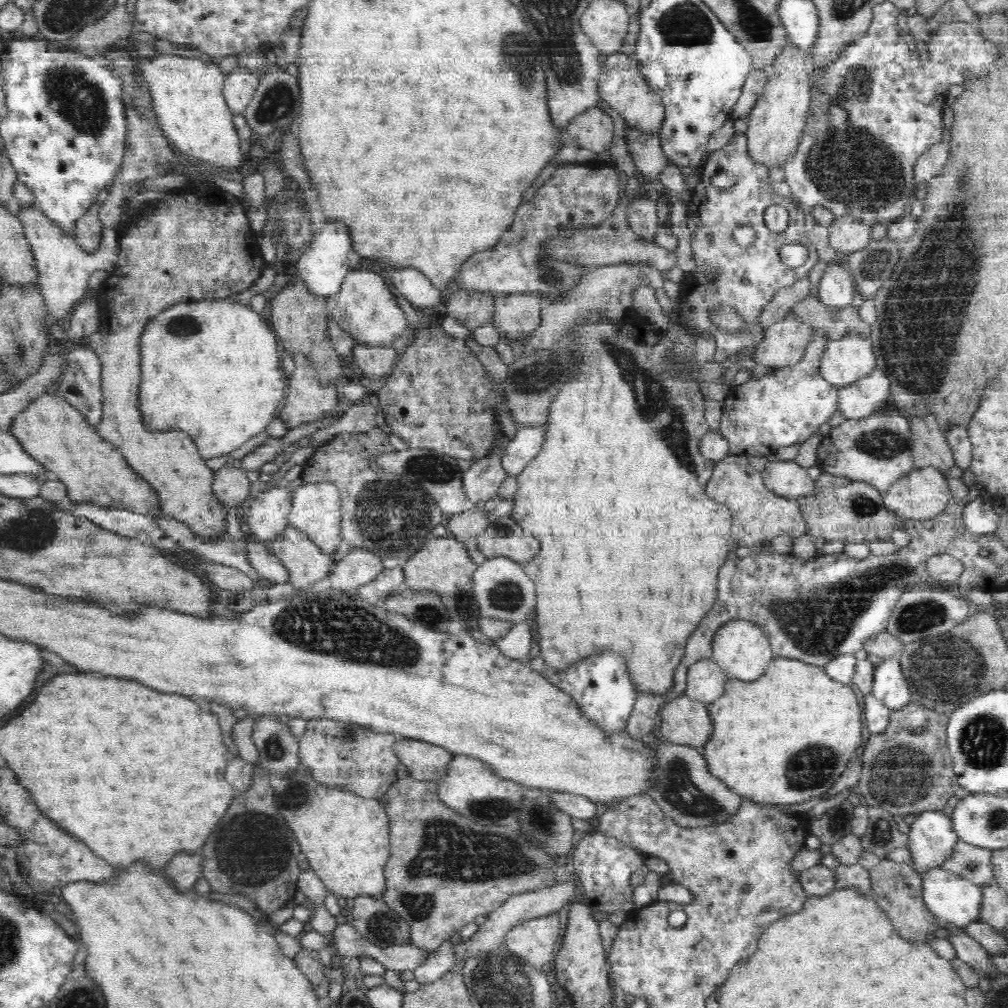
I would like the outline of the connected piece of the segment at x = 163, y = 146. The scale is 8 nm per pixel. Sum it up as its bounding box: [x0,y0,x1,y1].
[100,50,178,229]

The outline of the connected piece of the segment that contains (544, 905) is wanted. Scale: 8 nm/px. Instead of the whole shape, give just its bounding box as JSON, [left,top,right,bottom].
[453,879,574,960]

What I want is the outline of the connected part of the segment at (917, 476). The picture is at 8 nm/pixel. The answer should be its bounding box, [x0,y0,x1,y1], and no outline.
[883,467,952,521]

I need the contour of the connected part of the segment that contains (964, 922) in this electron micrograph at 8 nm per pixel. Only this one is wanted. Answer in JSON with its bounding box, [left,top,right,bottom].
[922,868,982,928]

